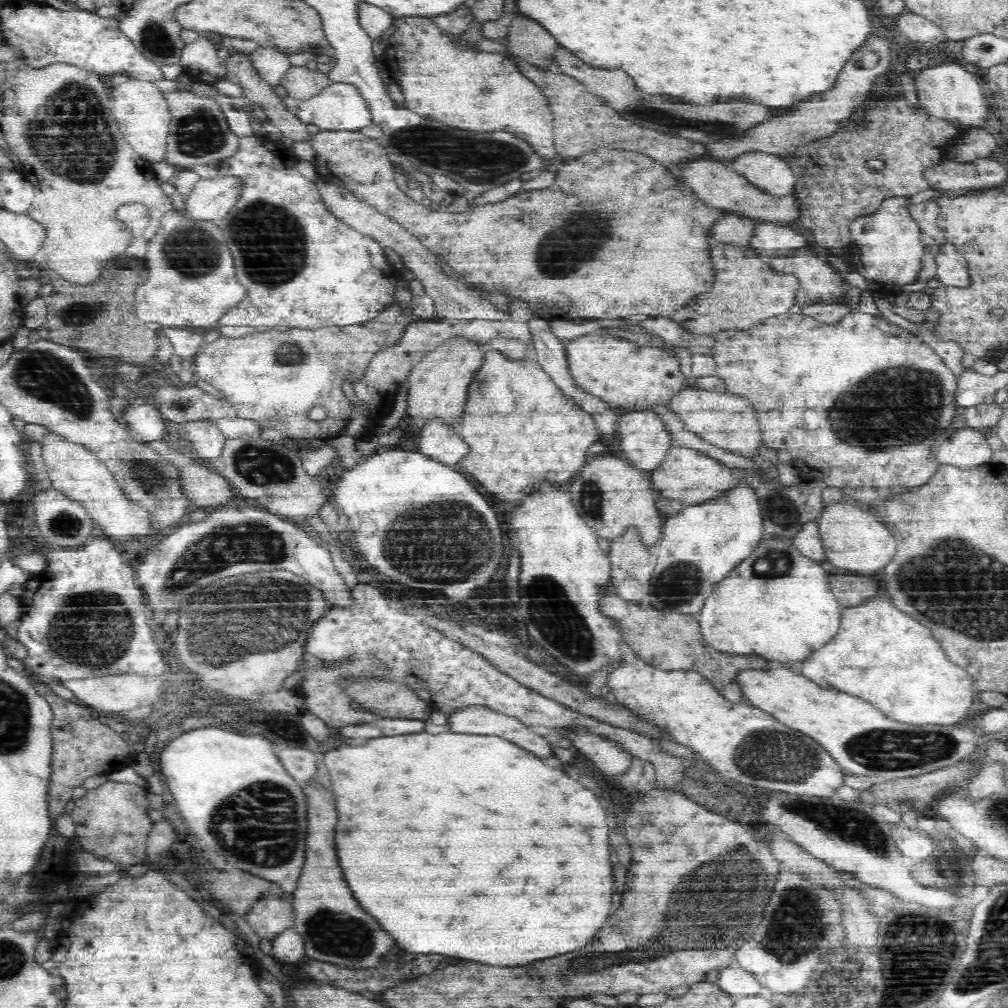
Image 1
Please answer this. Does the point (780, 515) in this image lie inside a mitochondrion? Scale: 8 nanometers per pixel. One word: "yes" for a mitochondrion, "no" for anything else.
yes

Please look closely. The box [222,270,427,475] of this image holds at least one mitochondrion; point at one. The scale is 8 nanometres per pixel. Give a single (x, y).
(289, 353)

